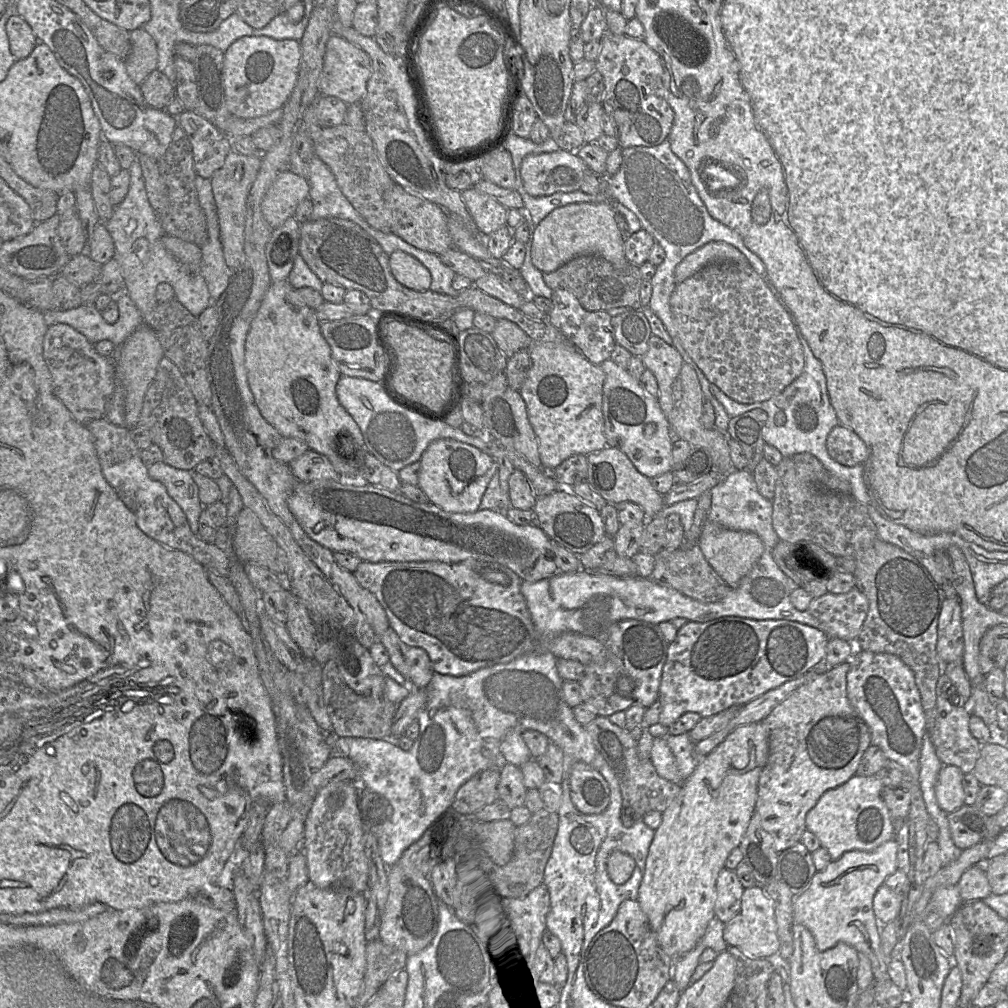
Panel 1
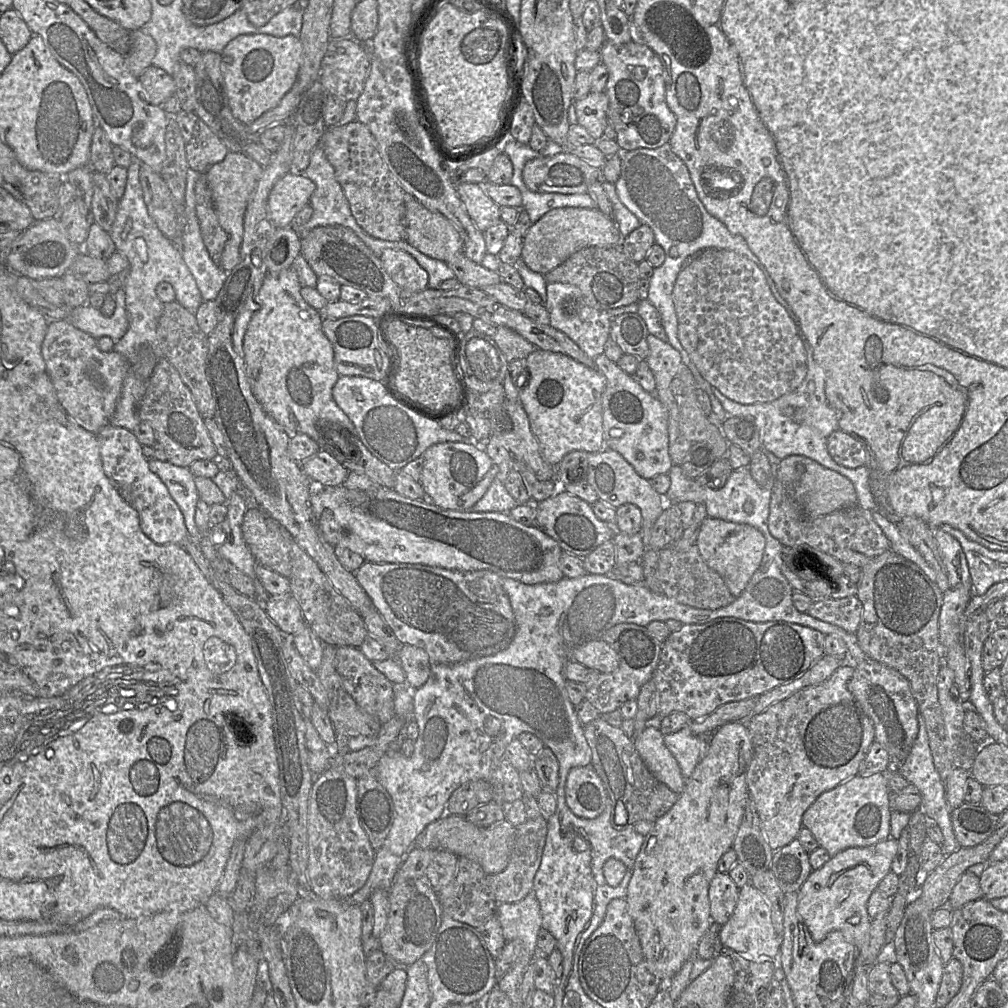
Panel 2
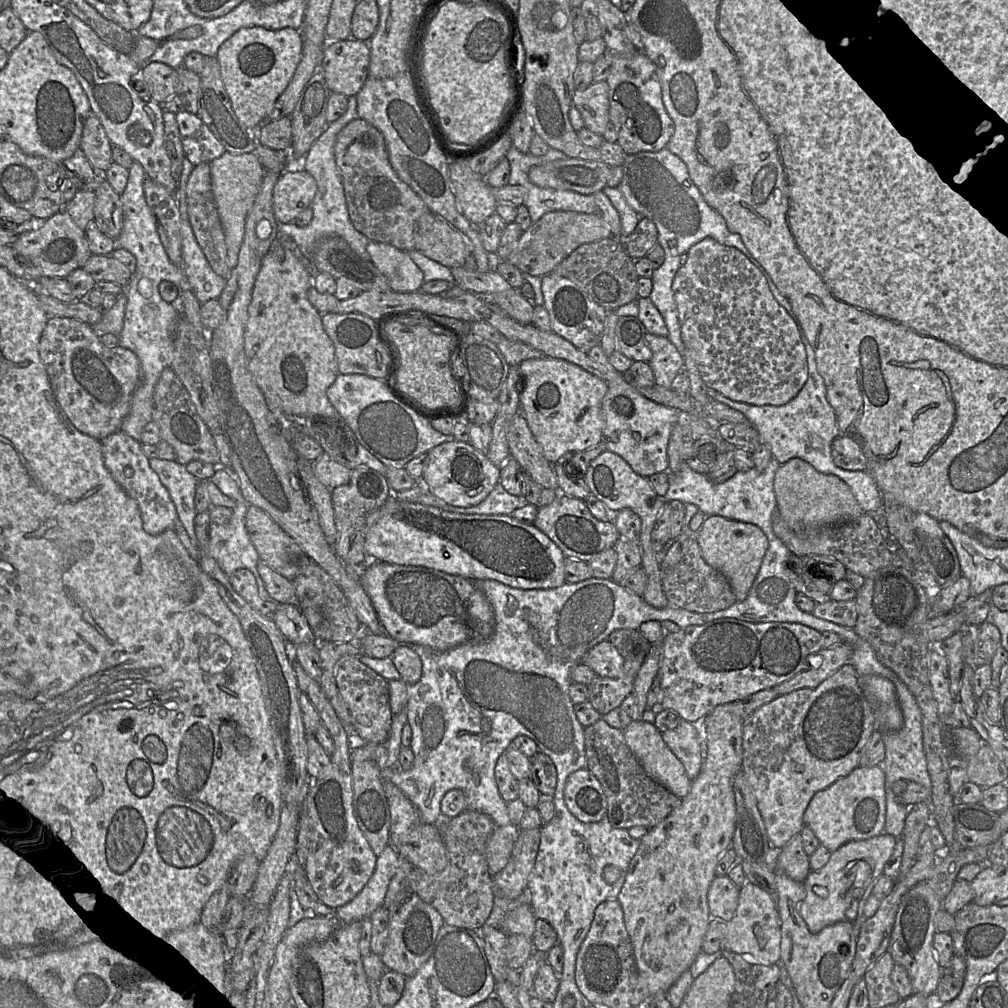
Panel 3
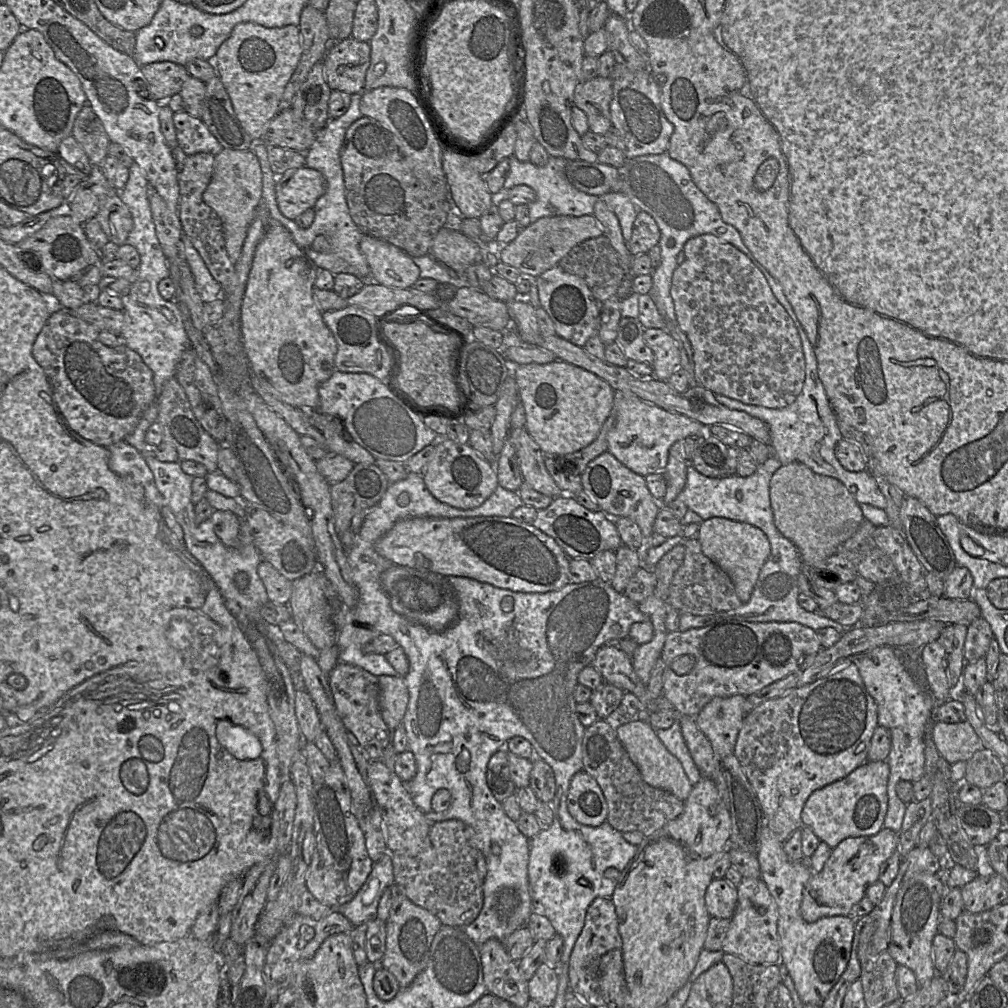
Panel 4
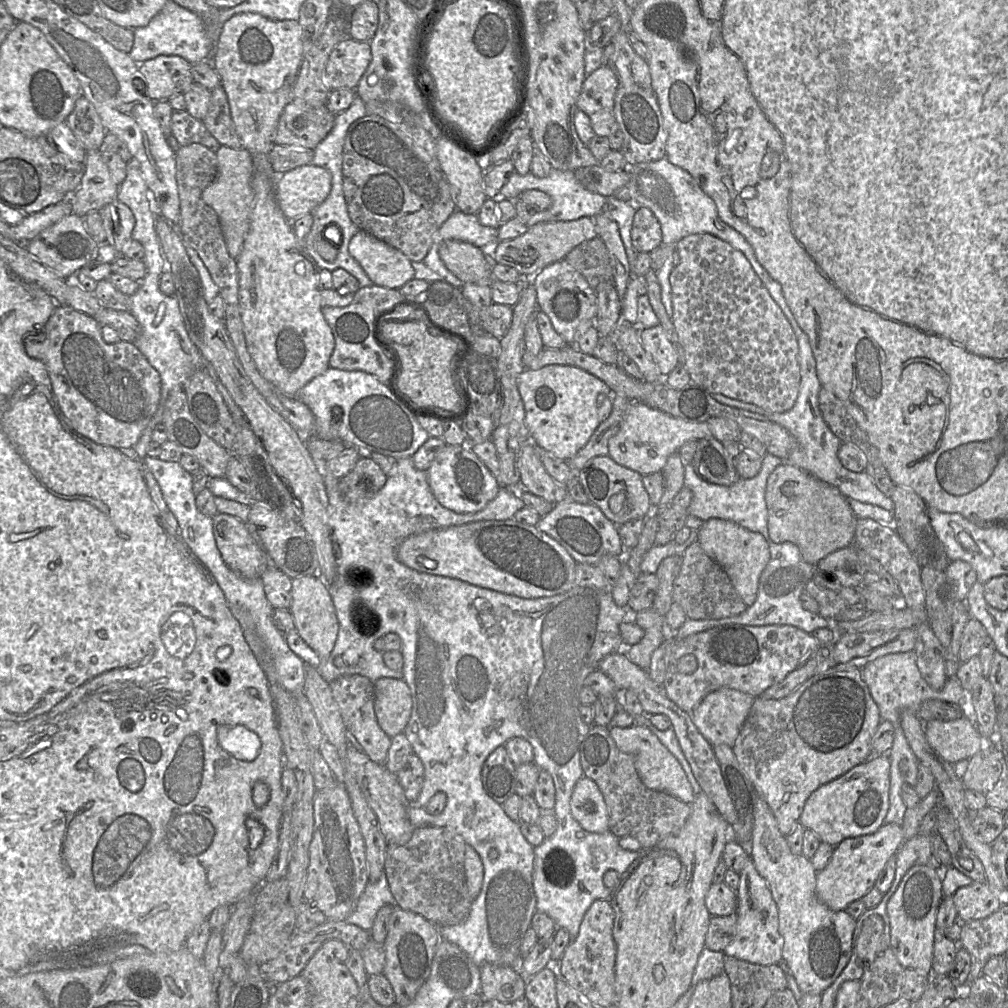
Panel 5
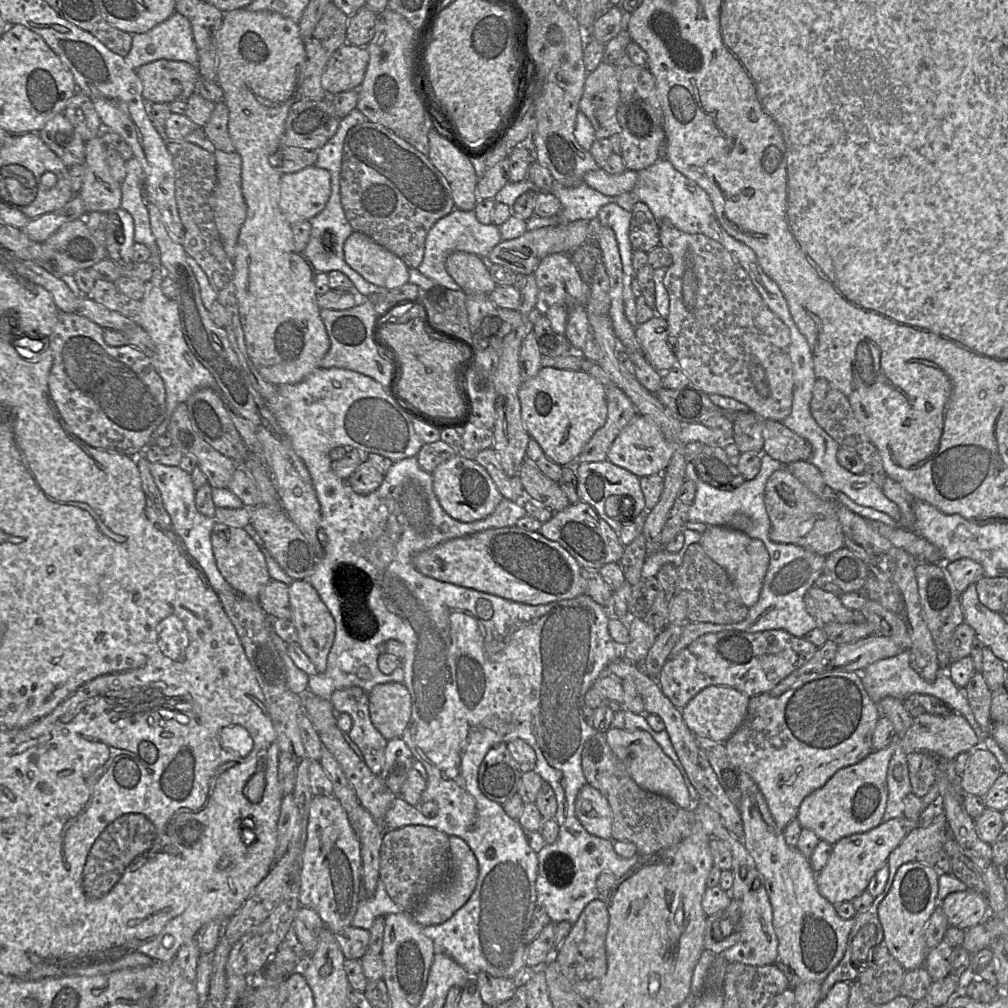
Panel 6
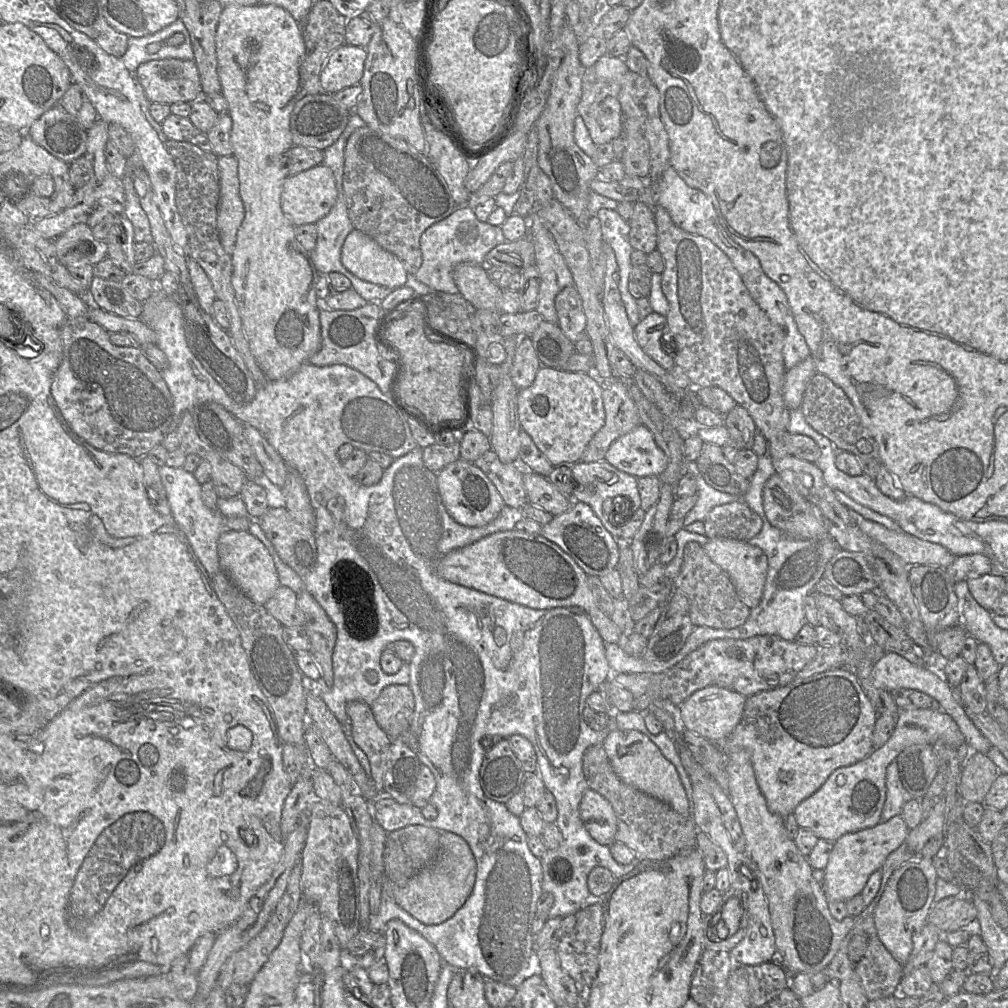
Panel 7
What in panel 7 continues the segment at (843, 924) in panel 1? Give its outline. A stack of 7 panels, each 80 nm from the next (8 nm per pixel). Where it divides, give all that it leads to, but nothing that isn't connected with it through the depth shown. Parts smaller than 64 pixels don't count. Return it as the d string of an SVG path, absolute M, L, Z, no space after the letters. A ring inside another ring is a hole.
M896 815L874 827L846 833L833 842L822 882L827 899L847 901L861 894L869 876L881 869L887 856L903 843L908 832L902 815Z

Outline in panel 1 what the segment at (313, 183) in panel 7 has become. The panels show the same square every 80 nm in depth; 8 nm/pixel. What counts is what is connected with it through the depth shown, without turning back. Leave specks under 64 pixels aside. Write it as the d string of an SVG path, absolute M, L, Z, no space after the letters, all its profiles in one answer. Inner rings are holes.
M291 171L280 173L269 187L262 201L262 213L275 229L294 216L298 205L309 198L310 186L306 178Z

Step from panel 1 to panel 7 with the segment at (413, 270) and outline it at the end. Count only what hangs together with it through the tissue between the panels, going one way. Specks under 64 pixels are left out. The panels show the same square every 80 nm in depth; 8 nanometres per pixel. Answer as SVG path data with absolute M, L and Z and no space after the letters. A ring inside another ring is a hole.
M354 228L346 237L341 262L364 281L391 289L406 285L408 272L402 260L358 229Z

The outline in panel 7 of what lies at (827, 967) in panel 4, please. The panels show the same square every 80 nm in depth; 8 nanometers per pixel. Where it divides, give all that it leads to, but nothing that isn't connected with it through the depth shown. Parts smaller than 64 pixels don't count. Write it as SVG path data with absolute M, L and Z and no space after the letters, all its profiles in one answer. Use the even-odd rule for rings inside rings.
M738 750L726 755L726 771L729 782L727 793L745 838L744 853L757 870L768 902L777 959L790 975L824 971L854 926L855 916L846 916L839 921L831 915L827 896L822 885L813 877L807 858L787 836L784 818L768 809L749 753Z

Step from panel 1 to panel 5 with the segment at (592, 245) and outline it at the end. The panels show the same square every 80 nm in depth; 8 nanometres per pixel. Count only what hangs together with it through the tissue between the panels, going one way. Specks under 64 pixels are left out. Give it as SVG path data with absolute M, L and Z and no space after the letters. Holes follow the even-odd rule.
M581 217L571 221L539 222L510 240L500 241L494 252L497 263L513 267L519 274L535 276L546 266L562 260L576 246L597 237L594 218Z

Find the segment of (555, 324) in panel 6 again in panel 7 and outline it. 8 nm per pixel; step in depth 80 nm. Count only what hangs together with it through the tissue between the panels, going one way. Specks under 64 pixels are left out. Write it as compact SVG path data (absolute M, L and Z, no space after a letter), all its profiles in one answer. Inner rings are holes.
M533 211L527 217L528 237L534 245L535 266L540 276L536 310L543 320L558 324L554 300L565 287L574 285L571 271L544 222Z

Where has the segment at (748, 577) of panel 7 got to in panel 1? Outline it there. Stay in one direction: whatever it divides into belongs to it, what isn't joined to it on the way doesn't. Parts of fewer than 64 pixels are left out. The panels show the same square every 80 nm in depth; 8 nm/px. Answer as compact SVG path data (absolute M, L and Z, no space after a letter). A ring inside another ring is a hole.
M711 521L704 525L697 544L707 562L730 588L739 584L764 551L764 544L755 533L728 529Z

